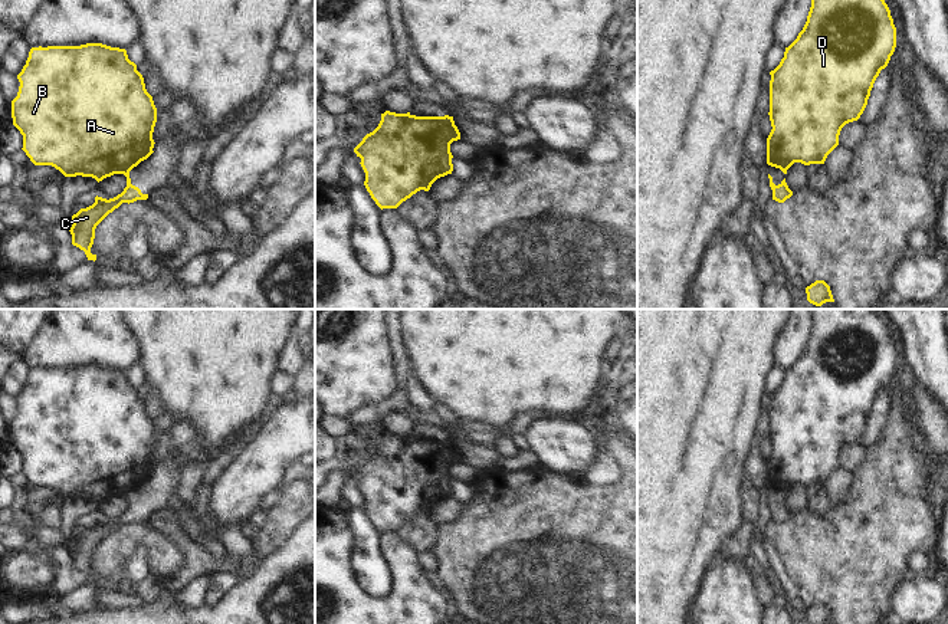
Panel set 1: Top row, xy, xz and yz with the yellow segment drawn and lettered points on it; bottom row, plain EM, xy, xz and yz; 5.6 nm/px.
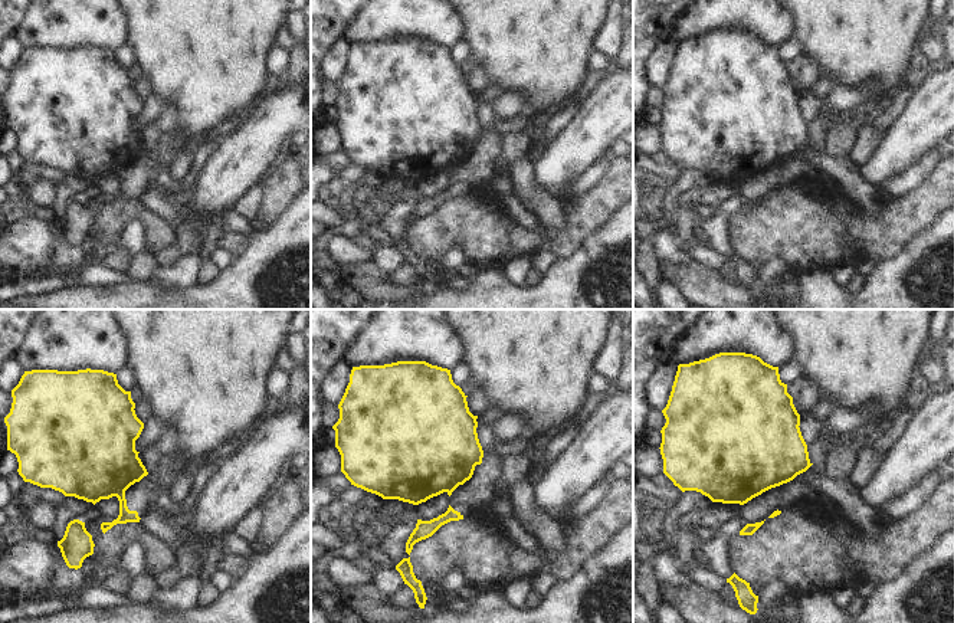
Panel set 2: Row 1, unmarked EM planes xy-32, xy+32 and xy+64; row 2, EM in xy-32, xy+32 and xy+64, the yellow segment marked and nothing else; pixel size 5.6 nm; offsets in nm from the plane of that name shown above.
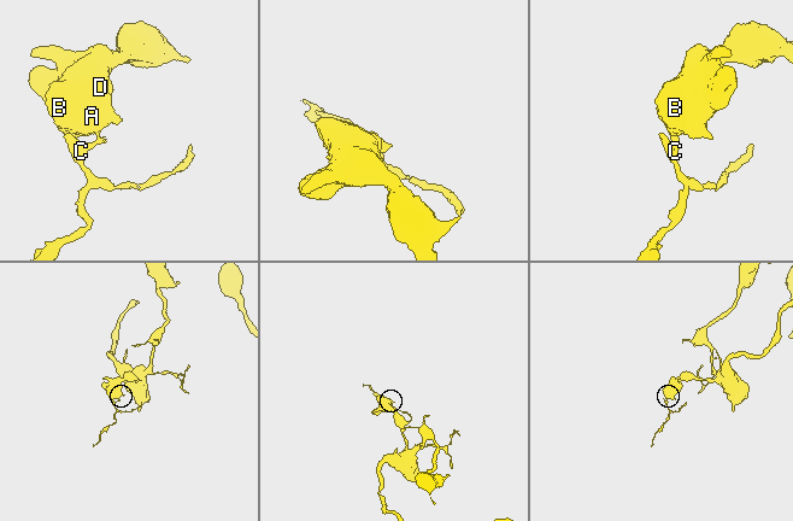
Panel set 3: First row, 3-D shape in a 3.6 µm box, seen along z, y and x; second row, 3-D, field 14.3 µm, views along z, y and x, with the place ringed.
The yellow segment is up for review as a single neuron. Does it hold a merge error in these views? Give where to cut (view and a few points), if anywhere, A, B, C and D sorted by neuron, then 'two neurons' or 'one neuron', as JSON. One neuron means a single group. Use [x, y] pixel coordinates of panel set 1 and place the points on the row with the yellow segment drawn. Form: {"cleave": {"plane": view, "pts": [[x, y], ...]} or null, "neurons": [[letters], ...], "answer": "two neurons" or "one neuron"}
{"cleave": {"plane": "xy", "pts": [[140, 160], [122, 173]]}, "neurons": [["A", "B", "D"], ["C"]], "answer": "two neurons"}

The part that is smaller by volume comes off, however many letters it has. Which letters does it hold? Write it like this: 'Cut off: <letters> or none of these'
Cut off: C

